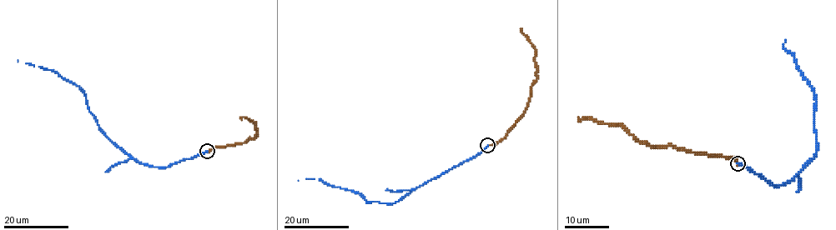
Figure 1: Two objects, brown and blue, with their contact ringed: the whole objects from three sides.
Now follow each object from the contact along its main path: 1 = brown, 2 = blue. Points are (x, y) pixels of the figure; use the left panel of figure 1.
1: (207, 151), (244, 143), (255, 136), (254, 122), (244, 117), (242, 119)
2: (207, 151), (166, 167), (147, 166), (133, 158), (106, 135), (79, 87), (52, 71), (17, 60)

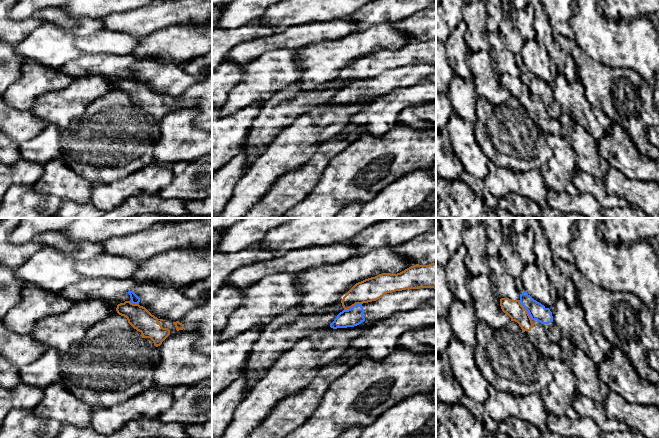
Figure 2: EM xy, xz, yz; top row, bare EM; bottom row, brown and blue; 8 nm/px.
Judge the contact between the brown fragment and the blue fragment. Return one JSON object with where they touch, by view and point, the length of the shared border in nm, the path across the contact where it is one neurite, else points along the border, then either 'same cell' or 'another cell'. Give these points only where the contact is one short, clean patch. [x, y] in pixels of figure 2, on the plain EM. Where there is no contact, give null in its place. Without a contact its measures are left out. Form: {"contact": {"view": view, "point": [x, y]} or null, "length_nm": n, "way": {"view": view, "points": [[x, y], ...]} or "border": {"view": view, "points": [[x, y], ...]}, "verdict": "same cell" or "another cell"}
{"contact": {"view": "yz", "point": [526, 86]}, "length_nm": 200, "border": {"view": "yz", "points": [[518, 76], [532, 95]]}, "verdict": "another cell"}

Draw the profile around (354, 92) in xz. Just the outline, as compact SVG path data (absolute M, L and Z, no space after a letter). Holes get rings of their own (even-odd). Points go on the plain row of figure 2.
M406 65L387 69L380 75L368 79L356 80L340 88L330 100L333 105L354 103L365 96L380 97L392 91L413 85L434 73L436 65Z

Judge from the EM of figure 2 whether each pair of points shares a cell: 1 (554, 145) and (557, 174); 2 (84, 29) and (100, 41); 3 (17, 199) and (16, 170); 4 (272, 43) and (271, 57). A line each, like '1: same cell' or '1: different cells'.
1: same cell
2: different cells
3: different cells
4: different cells

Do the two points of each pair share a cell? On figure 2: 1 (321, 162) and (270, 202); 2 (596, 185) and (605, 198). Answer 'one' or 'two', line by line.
1: one
2: one

